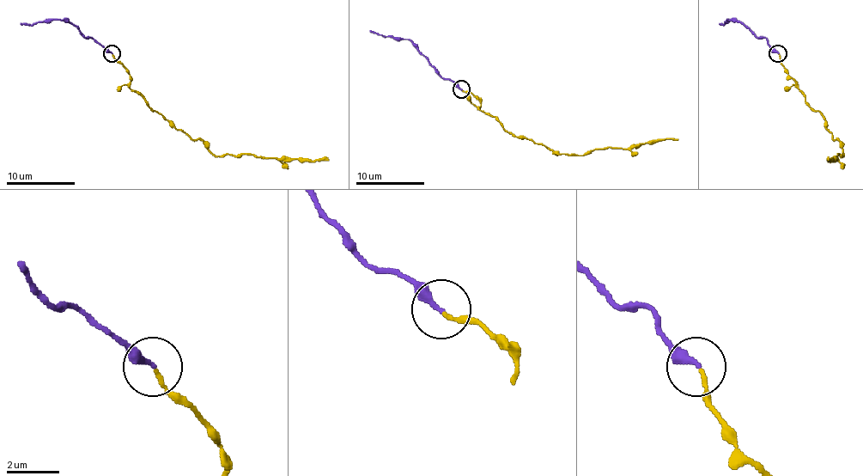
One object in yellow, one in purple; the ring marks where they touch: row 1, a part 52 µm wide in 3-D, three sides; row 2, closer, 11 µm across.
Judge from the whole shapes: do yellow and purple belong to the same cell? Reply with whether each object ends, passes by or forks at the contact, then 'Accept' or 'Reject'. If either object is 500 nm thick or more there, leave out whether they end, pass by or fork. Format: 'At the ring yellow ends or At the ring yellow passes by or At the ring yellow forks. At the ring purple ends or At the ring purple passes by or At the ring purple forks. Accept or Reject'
At the ring yellow ends. At the ring purple ends. Accept

